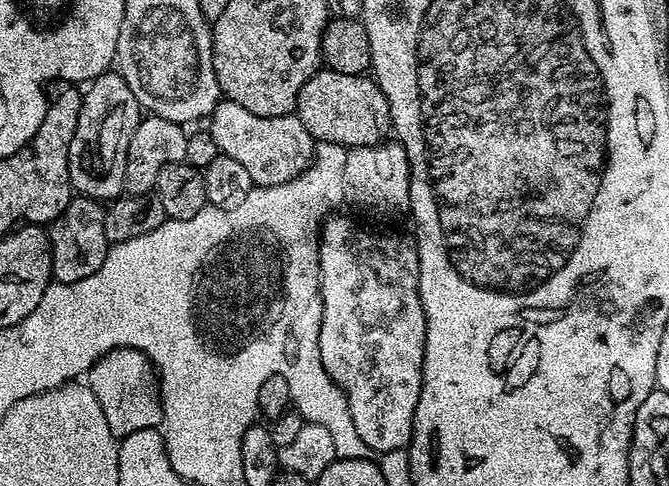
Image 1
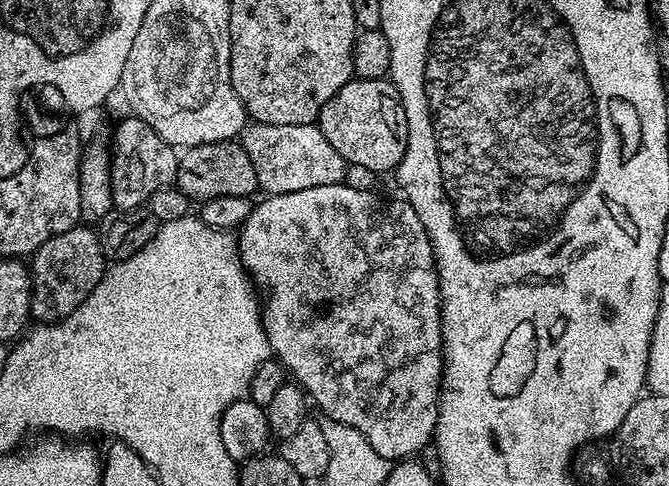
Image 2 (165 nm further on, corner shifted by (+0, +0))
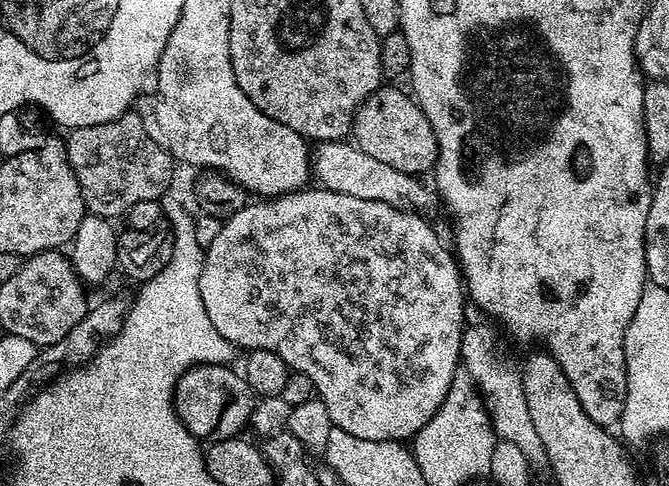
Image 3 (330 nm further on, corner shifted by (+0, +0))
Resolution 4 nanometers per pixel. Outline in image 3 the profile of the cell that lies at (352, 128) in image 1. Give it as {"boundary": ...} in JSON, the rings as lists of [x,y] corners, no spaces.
{"boundary":[[[382,86],[370,94],[370,98],[364,100],[363,106],[356,112],[351,135],[356,147],[370,154],[370,158],[378,158],[378,162],[386,162],[386,166],[394,166],[394,170],[423,177],[424,172],[431,173],[436,167],[438,142],[434,126],[430,126],[430,118],[426,118],[420,105],[405,92],[400,88]]]}

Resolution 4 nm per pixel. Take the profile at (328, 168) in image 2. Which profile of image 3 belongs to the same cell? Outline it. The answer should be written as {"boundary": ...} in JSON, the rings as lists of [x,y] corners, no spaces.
{"boundary":[[[347,139],[317,143],[311,149],[310,155],[315,183],[331,192],[350,194],[350,198],[366,198],[370,202],[386,202],[395,208],[411,210],[417,214],[428,214],[438,204],[437,193],[429,185],[428,189],[421,177],[394,170],[394,166],[386,166],[386,162],[370,158],[370,154],[366,154]]]}

